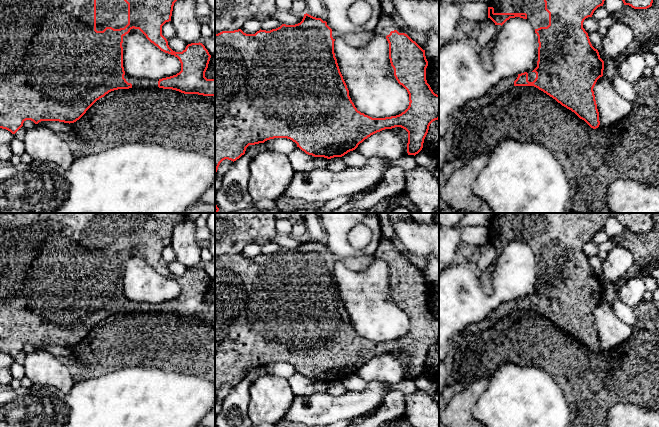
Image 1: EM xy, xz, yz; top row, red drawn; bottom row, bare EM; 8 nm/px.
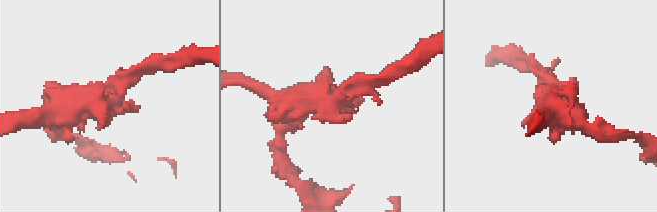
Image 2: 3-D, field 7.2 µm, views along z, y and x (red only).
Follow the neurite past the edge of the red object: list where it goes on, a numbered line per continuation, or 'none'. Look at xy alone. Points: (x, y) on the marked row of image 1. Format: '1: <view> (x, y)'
1: xy (109, 13)
2: xy (136, 82)

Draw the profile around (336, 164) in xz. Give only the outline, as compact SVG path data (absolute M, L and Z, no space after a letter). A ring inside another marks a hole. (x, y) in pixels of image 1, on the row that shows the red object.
M334 157L328 159L327 168L334 173L339 173L347 169L347 166L345 165L342 157Z

